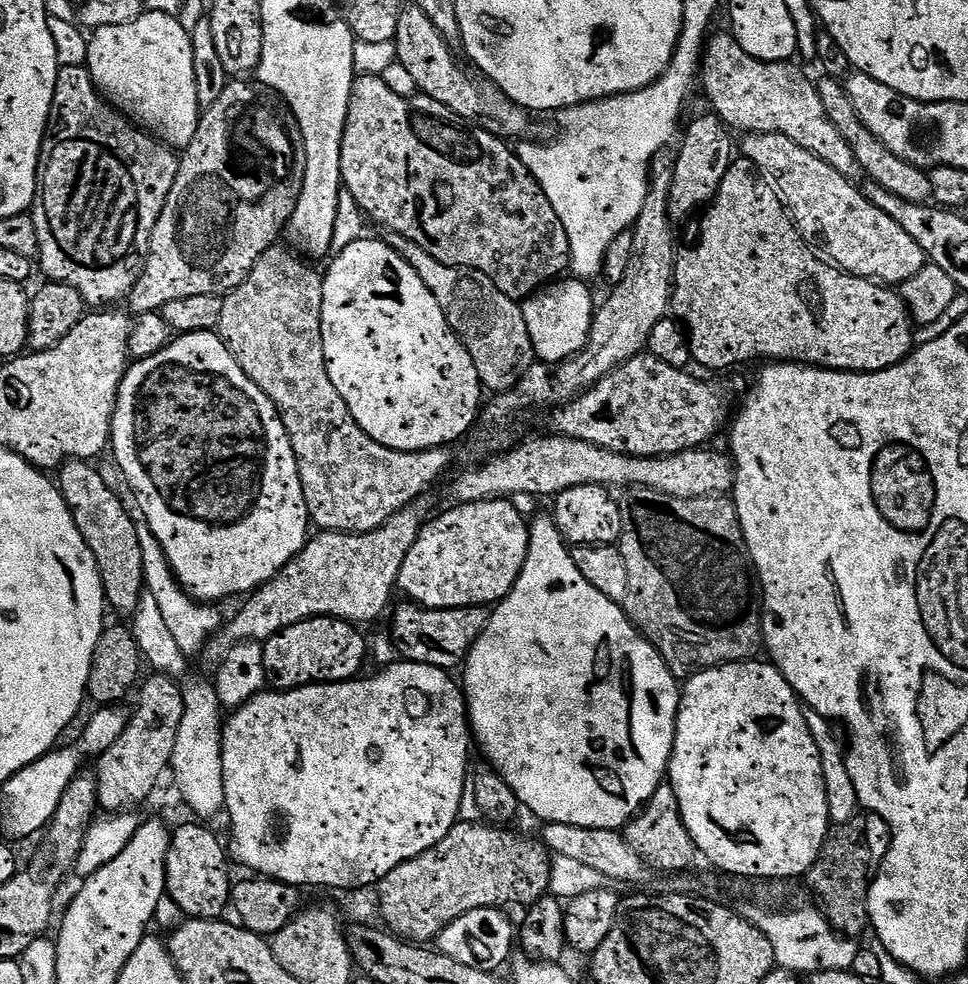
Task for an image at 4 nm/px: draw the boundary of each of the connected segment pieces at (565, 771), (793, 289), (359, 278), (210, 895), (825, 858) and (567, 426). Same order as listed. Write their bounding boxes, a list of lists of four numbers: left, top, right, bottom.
[[462,514,682,830],[670,159,914,372],[322,239,482,452],[166,823,234,920],[806,822,873,938],[552,354,736,456]]

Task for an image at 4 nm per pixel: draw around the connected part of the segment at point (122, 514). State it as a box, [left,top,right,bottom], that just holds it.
[58,460,146,618]

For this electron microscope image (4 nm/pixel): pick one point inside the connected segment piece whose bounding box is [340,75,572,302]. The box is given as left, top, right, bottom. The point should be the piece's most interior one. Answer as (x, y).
(420, 170)

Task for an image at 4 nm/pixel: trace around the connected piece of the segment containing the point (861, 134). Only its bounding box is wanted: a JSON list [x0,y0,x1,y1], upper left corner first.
[816,78,932,203]

